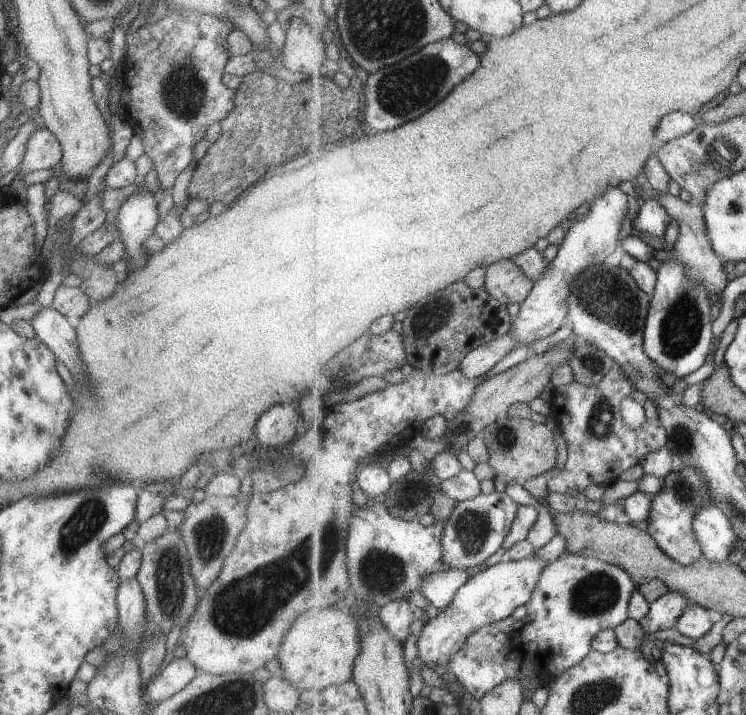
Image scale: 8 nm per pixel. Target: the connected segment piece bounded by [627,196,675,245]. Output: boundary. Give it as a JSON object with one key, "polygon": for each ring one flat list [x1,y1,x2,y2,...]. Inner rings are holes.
{"polygon":[[650,196,641,205,635,224,628,224,627,232,641,235,652,244,659,245,660,241,664,240,672,220,675,219,656,196]]}

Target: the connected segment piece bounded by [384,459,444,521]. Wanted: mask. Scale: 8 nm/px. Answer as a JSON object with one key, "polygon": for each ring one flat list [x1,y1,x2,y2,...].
{"polygon":[[431,459,423,474,412,470,395,482,388,490,384,504,396,518,418,521,419,516,430,514,430,508,440,493,444,493,443,482,436,474,435,464]]}

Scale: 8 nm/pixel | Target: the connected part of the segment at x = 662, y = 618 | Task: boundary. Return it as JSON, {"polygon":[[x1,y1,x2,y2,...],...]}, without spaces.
{"polygon":[[670,591,651,604,650,612,641,620,648,635,660,630,675,628,679,618,690,608,692,602,682,593]]}

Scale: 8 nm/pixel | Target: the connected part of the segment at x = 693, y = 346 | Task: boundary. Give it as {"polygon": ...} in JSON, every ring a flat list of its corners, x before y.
{"polygon":[[676,256,663,262,658,268,659,282,651,303,651,314,645,331,645,350,664,371,684,379,700,370,712,359,714,314,712,292,708,286,692,280,686,272,686,262]]}

